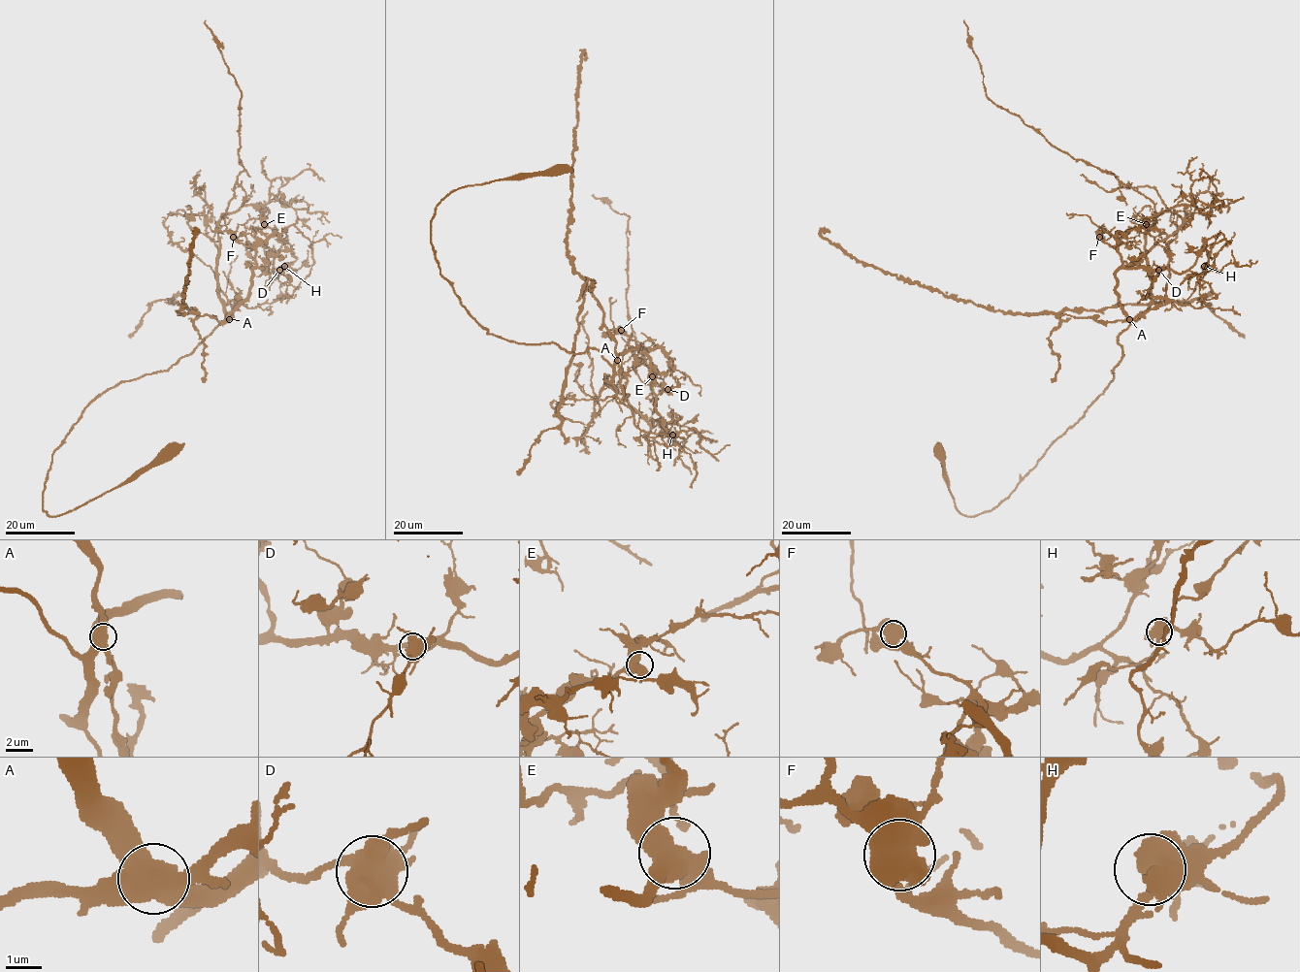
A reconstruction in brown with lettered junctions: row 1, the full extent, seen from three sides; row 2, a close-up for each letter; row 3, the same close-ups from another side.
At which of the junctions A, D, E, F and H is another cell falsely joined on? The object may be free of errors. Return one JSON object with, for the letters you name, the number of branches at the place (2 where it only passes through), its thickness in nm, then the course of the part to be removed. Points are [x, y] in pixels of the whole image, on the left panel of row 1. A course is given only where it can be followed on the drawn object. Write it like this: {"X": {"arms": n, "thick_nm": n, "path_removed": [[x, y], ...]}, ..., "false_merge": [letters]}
{"A": {"arms": 4, "thick_nm": 650, "path_removed": [[229, 319], [219, 321], [211, 315], [178, 312], [189, 275], [189, 250], [198, 232]]}, "false_merge": ["A"]}

